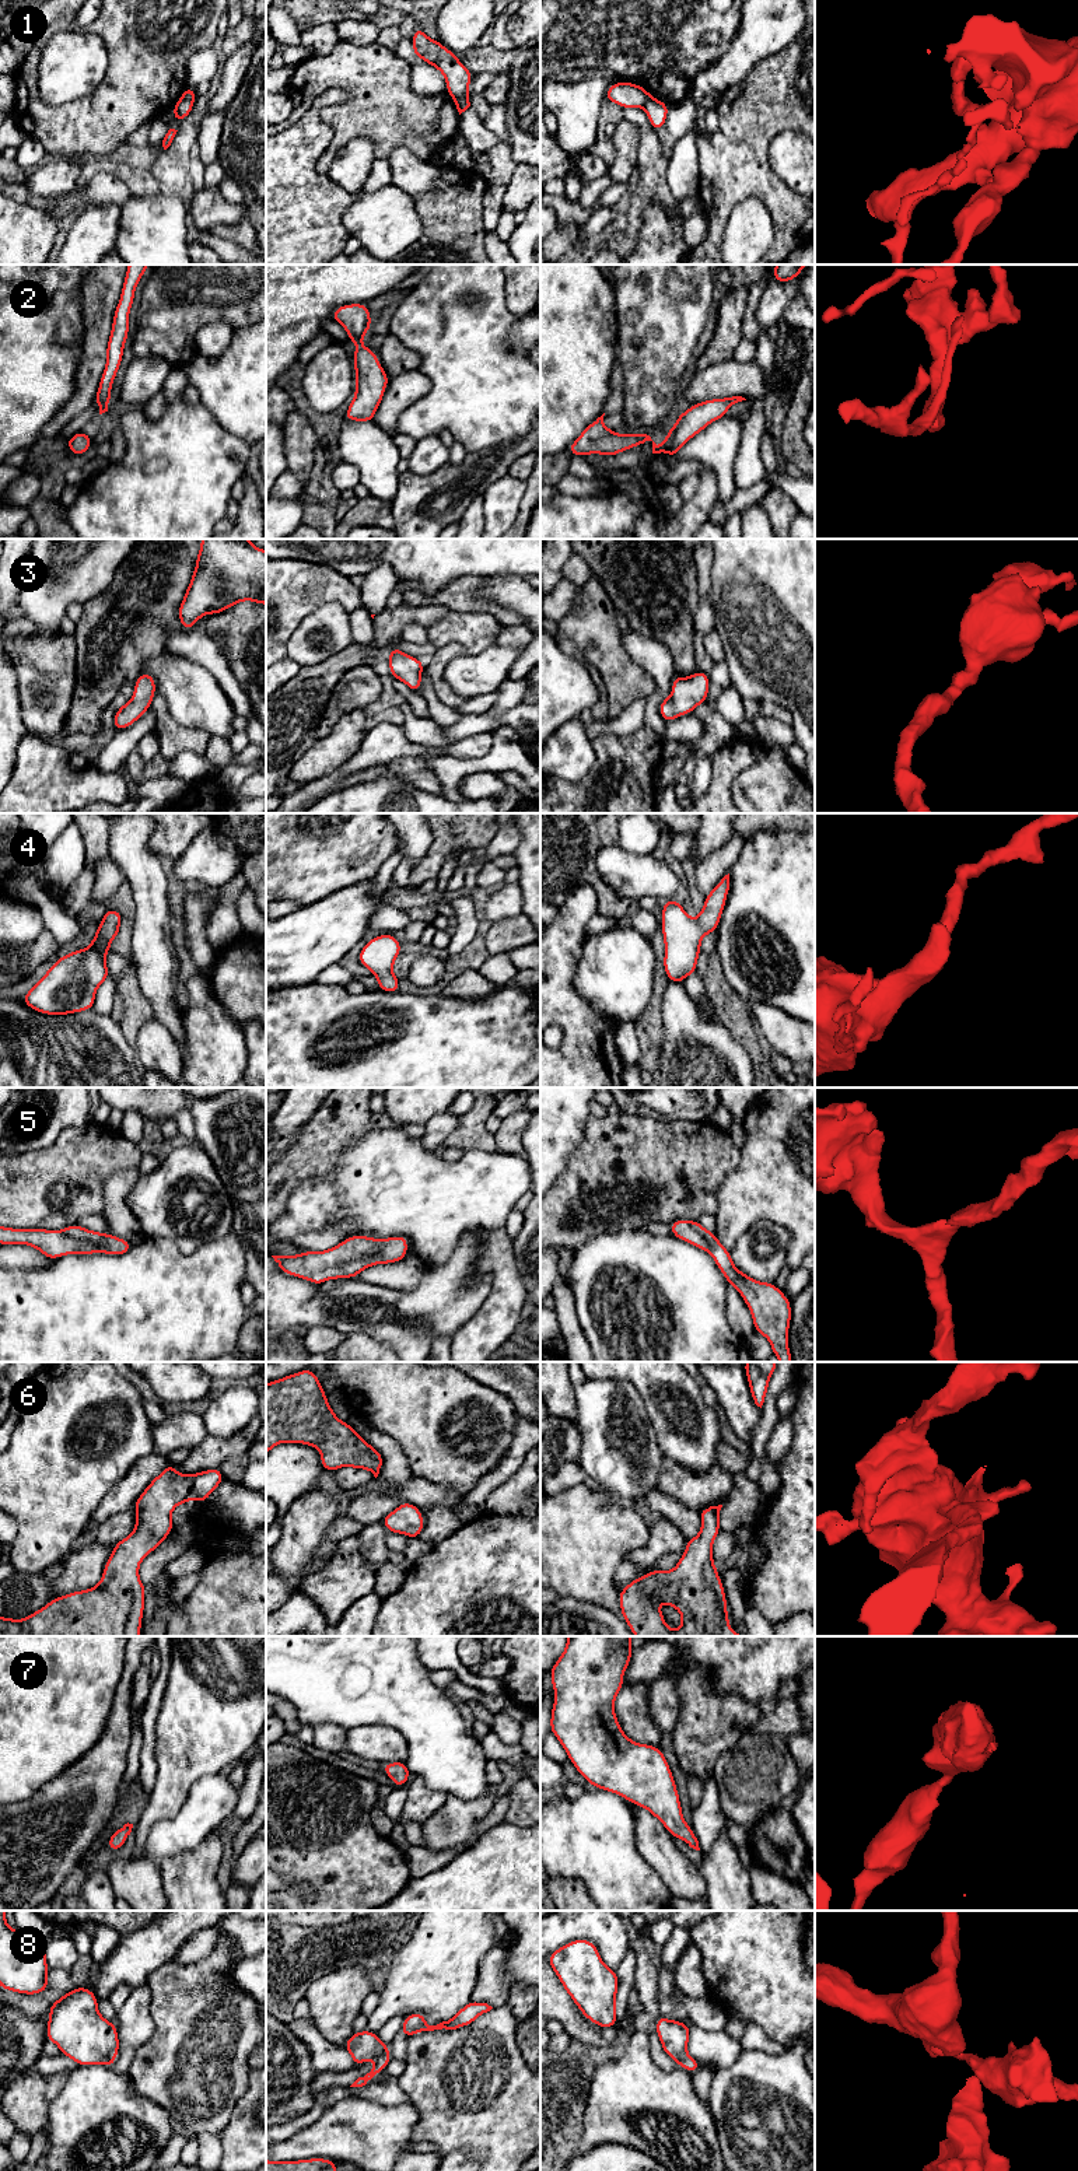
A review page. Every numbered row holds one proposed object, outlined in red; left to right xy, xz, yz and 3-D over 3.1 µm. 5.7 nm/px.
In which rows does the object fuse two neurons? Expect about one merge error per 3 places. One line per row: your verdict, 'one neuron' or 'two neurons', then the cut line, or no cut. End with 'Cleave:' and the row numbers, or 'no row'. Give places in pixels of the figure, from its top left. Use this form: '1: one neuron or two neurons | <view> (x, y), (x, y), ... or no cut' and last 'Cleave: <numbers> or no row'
1: two neurons | xz (452, 97), (468, 98)
2: one neuron | no cut
3: one neuron | no cut
4: one neuron | no cut
5: one neuron | no cut
6: one neuron | no cut
7: one neuron | no cut
8: two neurons | xz (387, 2049), (375, 2059)
Cleave: 1, 8

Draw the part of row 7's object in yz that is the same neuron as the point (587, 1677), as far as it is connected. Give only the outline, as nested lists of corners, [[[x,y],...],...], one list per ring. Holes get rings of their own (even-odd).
[[[567,1636],[563,1654],[550,1668],[552,1689],[556,1698],[552,1706],[550,1731],[560,1741],[581,1776],[595,1789],[624,1797],[629,1803],[648,1810],[673,1838],[700,1850],[693,1829],[686,1824],[679,1793],[659,1747],[630,1740],[615,1715],[615,1698],[623,1688],[623,1675],[631,1660],[633,1636]]]

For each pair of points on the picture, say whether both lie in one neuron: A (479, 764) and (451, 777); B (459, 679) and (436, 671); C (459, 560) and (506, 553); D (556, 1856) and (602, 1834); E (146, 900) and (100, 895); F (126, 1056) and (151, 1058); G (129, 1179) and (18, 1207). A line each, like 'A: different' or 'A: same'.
A: same
B: different
C: same
D: same
E: different
F: different
G: different

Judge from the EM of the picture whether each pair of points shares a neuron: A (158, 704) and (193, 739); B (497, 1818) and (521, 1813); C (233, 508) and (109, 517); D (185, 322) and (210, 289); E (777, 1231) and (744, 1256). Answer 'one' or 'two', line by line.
A: one
B: two
C: two
D: one
E: one

